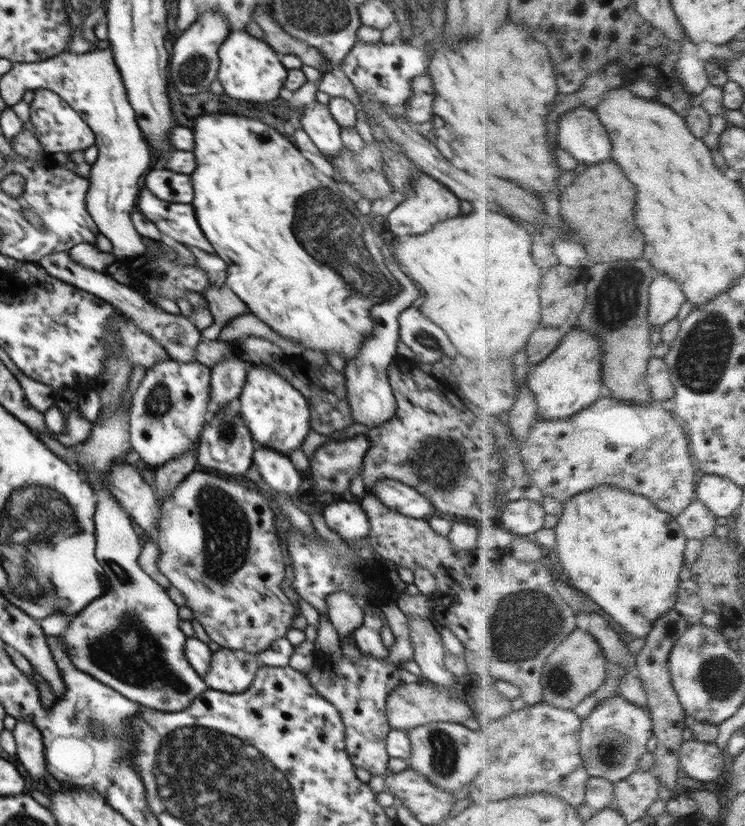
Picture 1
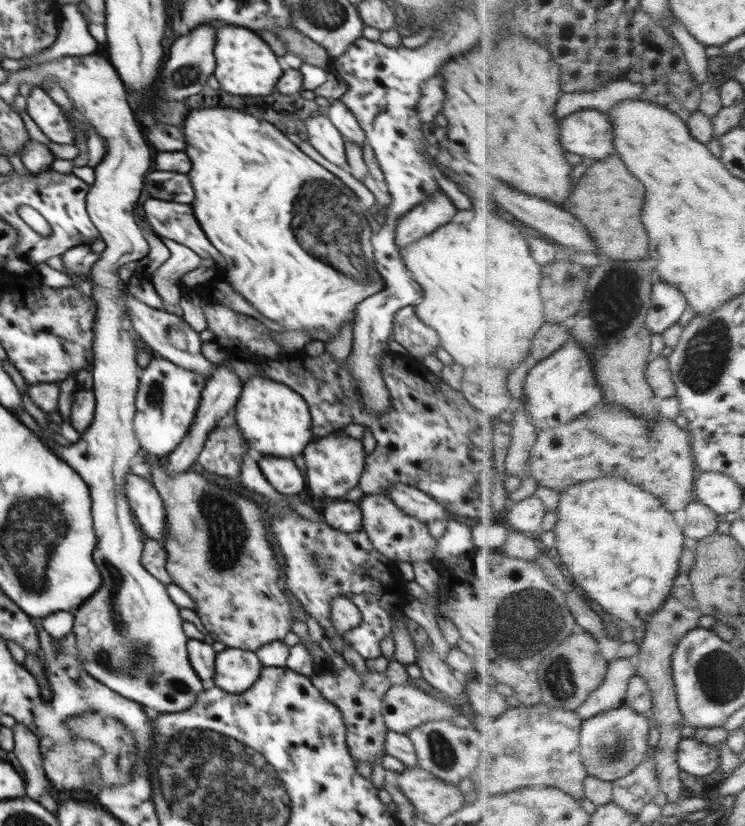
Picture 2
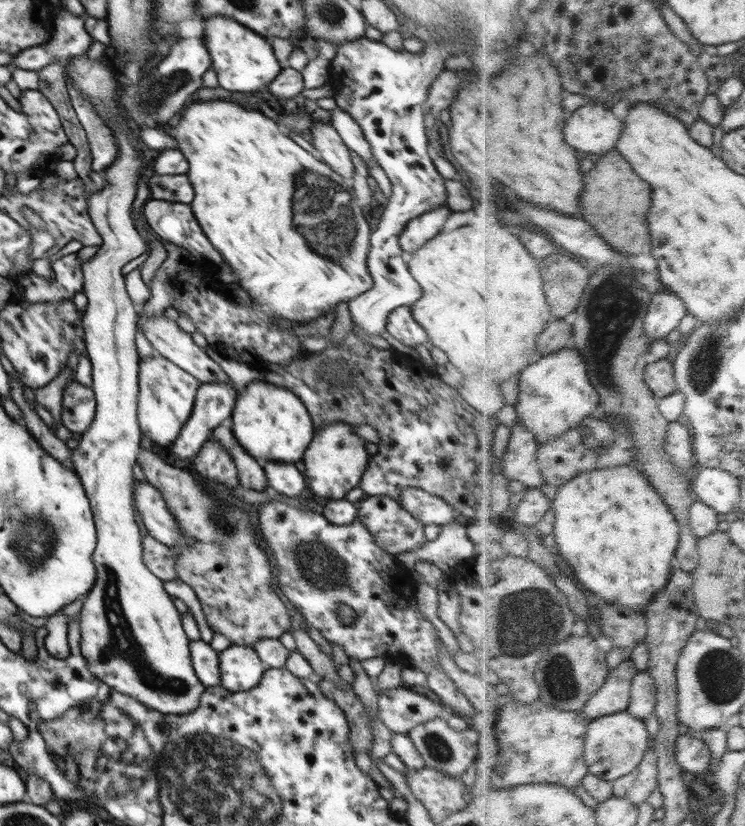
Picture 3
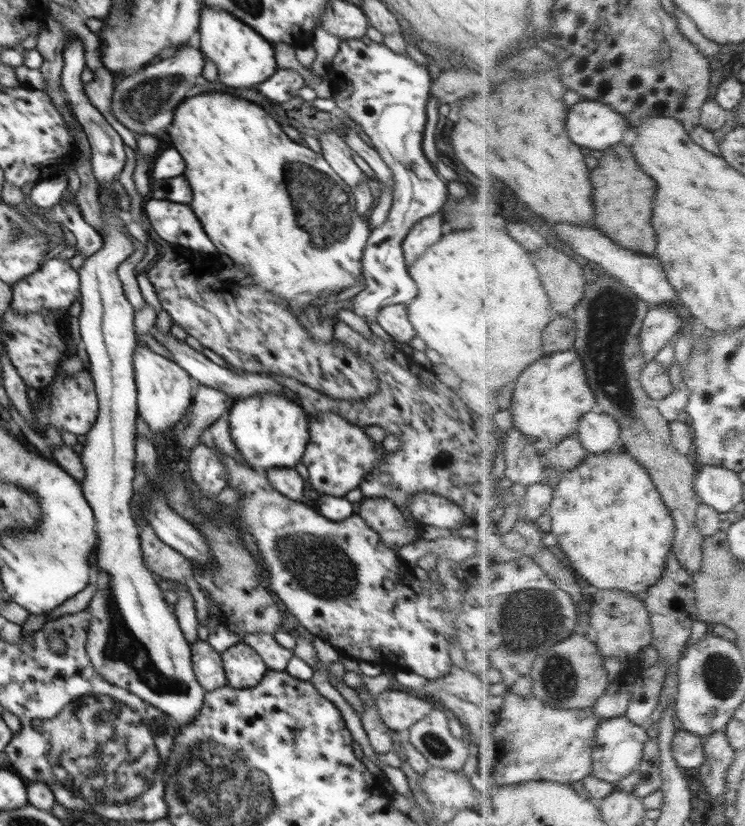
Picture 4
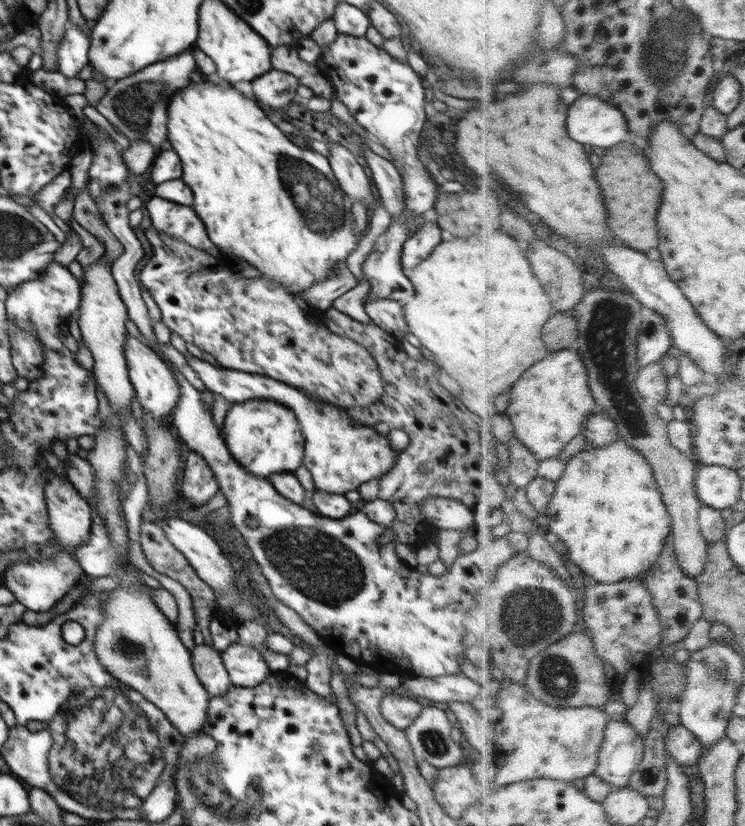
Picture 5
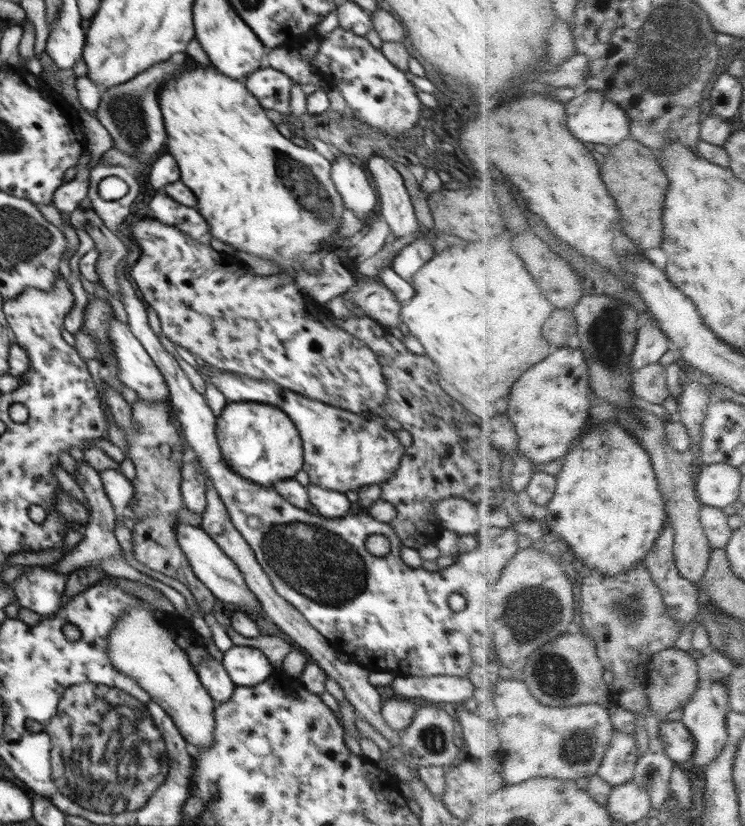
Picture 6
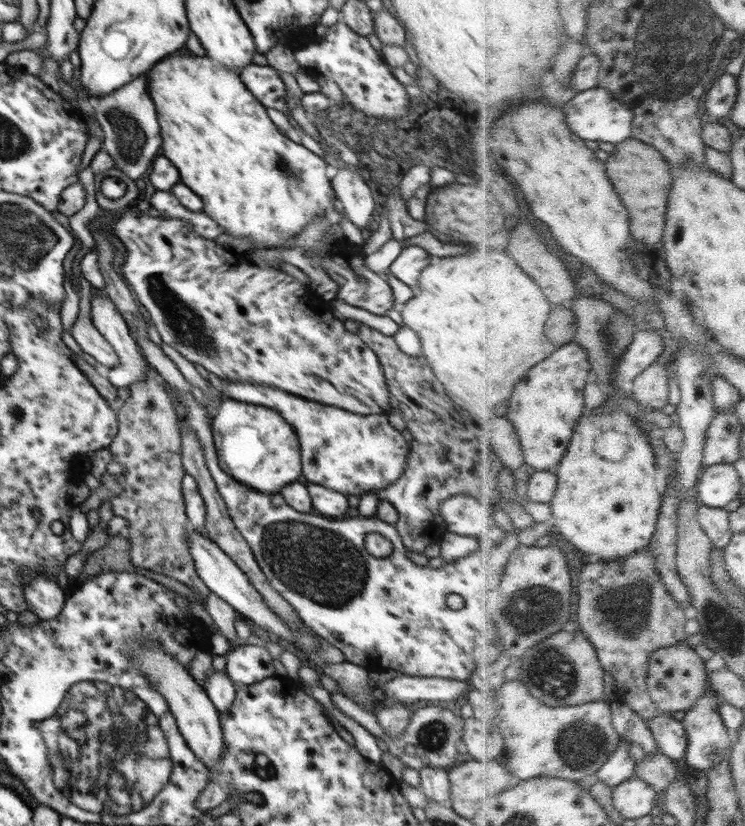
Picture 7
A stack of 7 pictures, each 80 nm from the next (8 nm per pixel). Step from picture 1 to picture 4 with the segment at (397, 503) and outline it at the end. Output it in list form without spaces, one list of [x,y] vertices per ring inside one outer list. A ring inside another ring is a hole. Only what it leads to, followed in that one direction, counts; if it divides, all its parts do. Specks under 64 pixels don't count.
[[[416,494],[409,509],[418,523],[436,526],[443,532],[472,522],[454,502],[434,494]]]

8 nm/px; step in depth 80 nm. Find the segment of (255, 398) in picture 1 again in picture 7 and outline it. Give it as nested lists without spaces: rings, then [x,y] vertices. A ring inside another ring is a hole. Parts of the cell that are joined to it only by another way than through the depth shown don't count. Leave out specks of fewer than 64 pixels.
[[[224,398],[218,405],[211,430],[219,465],[226,474],[244,483],[252,490],[264,494],[280,494],[287,484],[303,474],[301,446],[292,426],[274,410],[264,406],[252,406]]]

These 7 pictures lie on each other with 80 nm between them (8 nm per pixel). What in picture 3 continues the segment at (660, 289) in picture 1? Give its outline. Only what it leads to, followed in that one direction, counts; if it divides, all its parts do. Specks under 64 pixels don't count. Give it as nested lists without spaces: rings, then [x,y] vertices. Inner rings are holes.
[[[668,288],[654,296],[646,319],[647,333],[652,337],[653,344],[670,336],[688,313],[687,302],[676,291]]]

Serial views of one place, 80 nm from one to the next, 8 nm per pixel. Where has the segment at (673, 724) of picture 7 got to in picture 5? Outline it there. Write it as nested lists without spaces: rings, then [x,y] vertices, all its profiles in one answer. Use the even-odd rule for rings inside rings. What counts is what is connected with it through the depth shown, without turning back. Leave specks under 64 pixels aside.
[[[682,722],[680,725],[676,725],[672,728],[664,728],[664,733],[668,748],[681,765],[700,765],[705,754],[705,746],[701,738],[698,738],[698,736],[687,726],[684,726]]]

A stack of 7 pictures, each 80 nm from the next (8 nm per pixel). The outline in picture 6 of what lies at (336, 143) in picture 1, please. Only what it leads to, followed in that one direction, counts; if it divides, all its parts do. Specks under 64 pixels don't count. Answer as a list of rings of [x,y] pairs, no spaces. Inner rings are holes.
[[[342,152],[336,153],[331,169],[331,179],[343,198],[345,207],[361,219],[370,219],[378,209],[379,197],[377,191],[370,186],[366,172]]]

